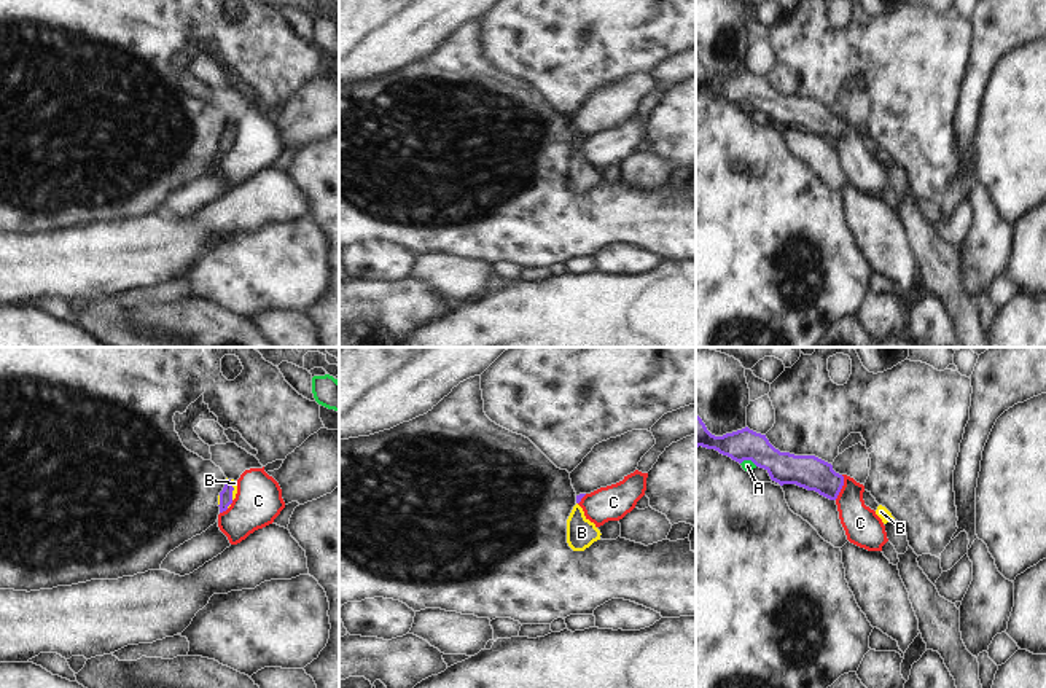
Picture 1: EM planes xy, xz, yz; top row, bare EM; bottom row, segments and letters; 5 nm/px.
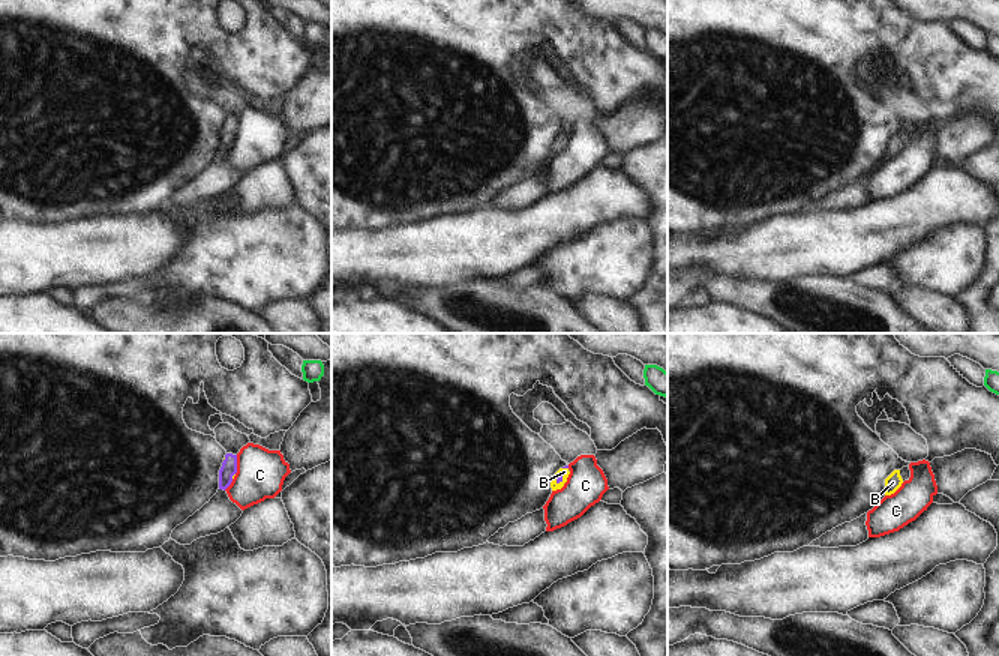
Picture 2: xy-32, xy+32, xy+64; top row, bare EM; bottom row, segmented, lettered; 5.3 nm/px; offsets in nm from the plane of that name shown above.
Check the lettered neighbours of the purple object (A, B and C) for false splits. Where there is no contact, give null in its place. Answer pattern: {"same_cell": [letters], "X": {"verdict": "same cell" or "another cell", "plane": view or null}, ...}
{"same_cell": ["B"], "A": {"verdict": "another cell", "plane": "yz"}, "B": {"verdict": "same cell", "plane": "xy"}, "C": {"verdict": "another cell", "plane": "yz"}}

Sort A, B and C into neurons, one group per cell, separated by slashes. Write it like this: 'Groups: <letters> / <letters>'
Groups: A / B / C.

